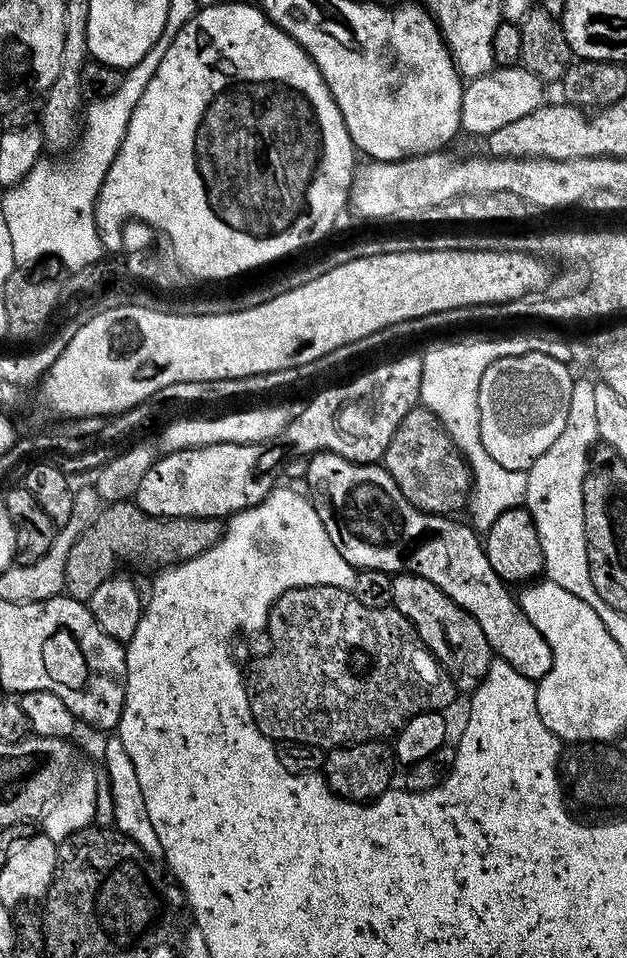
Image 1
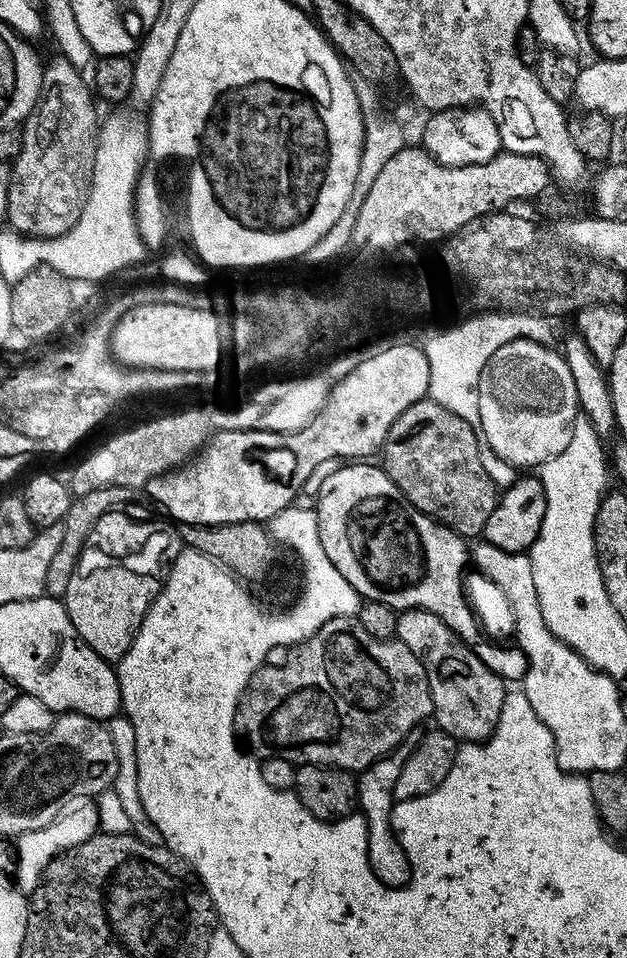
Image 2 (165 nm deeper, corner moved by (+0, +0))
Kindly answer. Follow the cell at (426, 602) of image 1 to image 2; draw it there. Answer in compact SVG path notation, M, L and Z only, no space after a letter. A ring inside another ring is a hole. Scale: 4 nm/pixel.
M405 608L397 615L396 618L396 634L395 639L400 640L410 648L417 656L418 661L422 662L425 667L426 677L429 679L430 690L433 694L433 712L432 716L436 720L435 727L439 731L450 734L458 742L483 742L492 735L492 732L498 726L498 714L502 714L502 702L504 701L504 693L506 691L506 682L498 674L494 674L494 670L490 670L490 666L486 666L486 662L482 662L482 658L478 658L478 654L474 654L471 648L460 639L460 635L454 630L450 630L450 626L446 626L446 622L442 622L442 618L438 618L434 614L430 614L425 608Z

